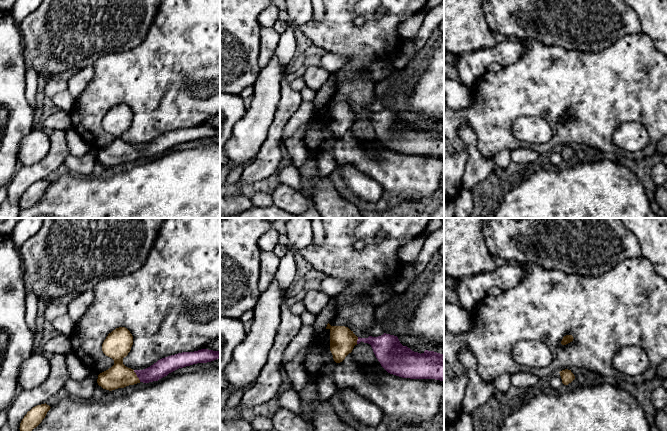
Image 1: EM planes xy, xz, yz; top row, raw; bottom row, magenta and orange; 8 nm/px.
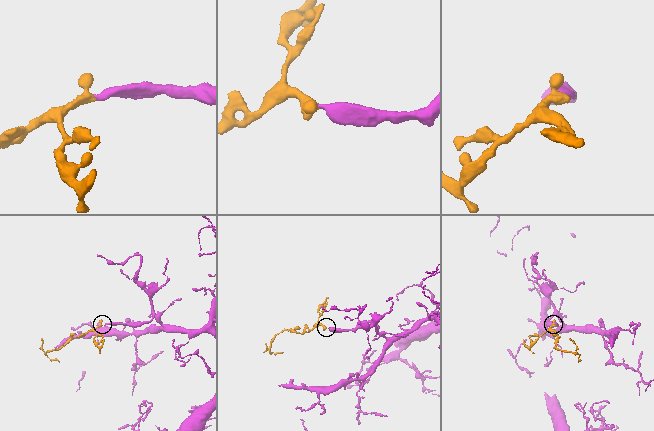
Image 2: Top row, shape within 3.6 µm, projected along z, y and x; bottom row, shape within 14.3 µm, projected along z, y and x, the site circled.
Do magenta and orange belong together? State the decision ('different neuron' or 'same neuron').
same neuron

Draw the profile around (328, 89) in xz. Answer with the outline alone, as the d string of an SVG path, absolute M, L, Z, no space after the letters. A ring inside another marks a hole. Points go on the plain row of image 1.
M334 72L329 73L326 83L316 92L315 98L312 101L315 112L321 111L327 100L335 93L337 89L337 82Z

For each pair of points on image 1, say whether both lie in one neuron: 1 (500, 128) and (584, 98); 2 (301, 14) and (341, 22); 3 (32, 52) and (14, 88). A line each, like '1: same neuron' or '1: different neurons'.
1: same neuron
2: different neurons
3: different neurons

